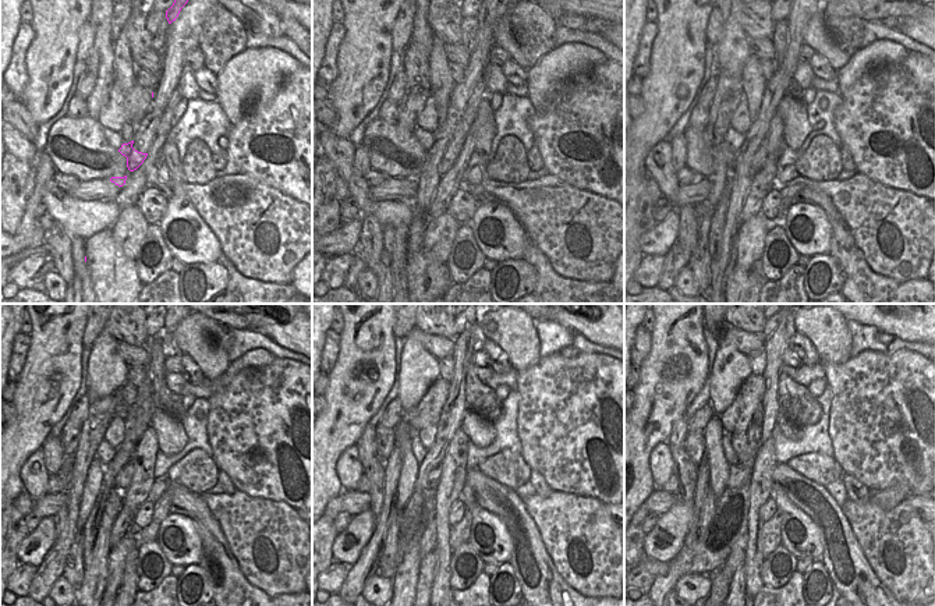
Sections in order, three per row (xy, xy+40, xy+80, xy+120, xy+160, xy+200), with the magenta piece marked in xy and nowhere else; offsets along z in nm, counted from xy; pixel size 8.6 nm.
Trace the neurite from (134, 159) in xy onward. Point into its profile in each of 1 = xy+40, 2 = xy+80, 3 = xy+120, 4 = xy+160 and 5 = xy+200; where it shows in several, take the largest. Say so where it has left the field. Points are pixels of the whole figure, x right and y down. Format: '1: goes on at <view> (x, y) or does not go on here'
1: goes on at xy+40 (439, 159)
2: goes on at xy+80 (723, 227)
3: goes on at xy+120 (96, 531)
4: goes on at xy+160 (404, 583)
5: goes on at xy+200 (719, 584)

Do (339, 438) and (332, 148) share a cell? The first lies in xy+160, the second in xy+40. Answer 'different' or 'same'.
different

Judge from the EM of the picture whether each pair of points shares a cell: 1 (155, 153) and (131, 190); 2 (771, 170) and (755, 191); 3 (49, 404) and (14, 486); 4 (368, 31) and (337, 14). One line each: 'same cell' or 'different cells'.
1: same cell
2: same cell
3: same cell
4: different cells

